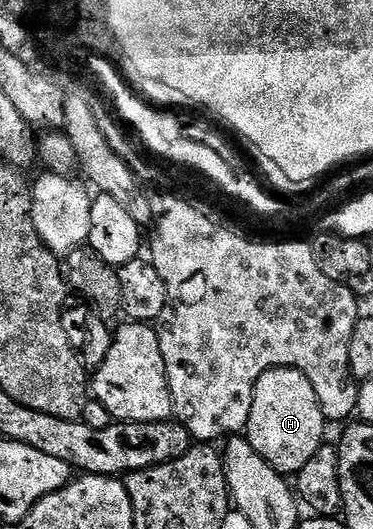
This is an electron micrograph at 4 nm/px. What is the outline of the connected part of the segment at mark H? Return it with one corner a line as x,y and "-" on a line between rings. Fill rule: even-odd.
269,368
256,382
256,390
252,394
252,414
248,414
248,426
245,430
246,441
272,466
277,472
283,474
297,474
316,450
324,447
322,440
326,436
328,421
326,415
320,410
320,402
316,398
316,390
312,390
312,382
300,374
295,368

